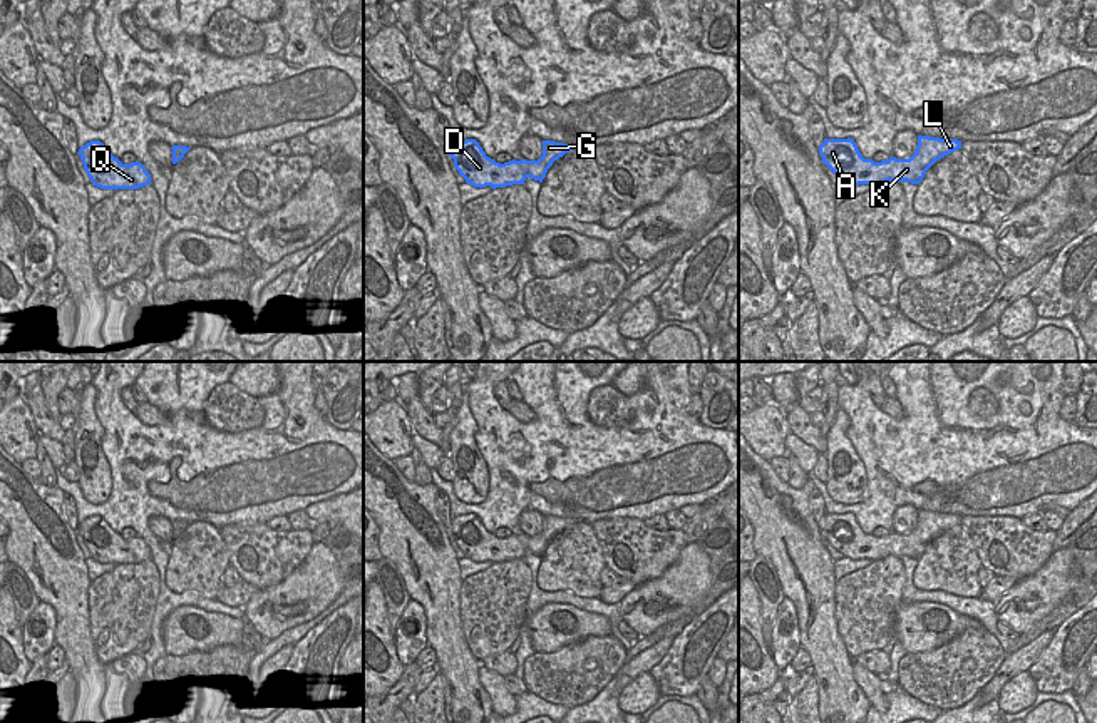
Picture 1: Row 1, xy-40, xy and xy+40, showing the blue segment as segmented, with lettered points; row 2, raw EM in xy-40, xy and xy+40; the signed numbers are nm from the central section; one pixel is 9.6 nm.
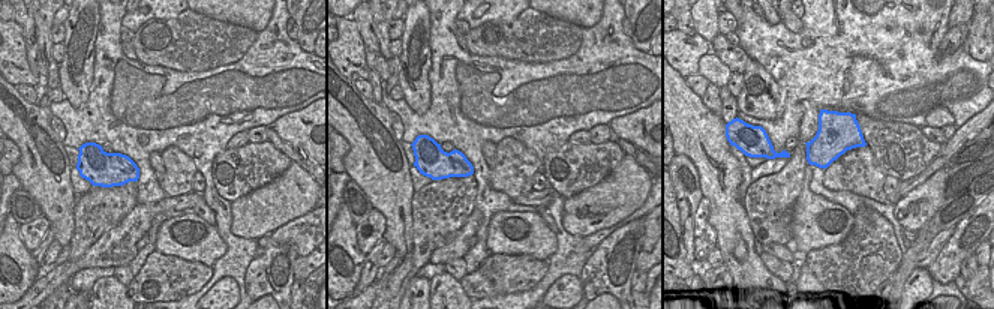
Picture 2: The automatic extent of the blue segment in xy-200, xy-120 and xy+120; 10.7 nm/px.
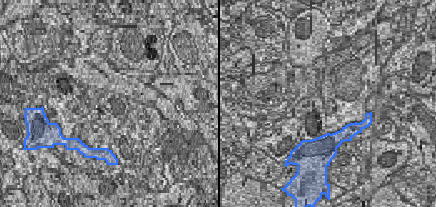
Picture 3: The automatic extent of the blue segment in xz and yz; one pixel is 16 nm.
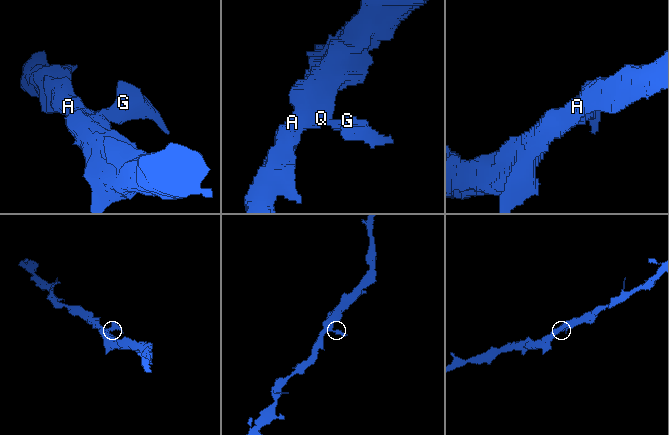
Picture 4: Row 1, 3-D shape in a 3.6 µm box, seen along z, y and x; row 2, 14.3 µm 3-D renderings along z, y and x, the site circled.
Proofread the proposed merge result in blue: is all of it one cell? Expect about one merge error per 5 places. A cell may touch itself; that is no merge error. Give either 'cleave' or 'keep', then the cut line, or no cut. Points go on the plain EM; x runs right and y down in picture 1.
keep | no cut

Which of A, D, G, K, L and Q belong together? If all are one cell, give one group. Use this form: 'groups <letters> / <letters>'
groups A D G K L Q

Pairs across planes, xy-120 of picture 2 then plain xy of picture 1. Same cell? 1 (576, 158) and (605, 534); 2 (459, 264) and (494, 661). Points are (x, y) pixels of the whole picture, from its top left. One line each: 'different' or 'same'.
1: same
2: same

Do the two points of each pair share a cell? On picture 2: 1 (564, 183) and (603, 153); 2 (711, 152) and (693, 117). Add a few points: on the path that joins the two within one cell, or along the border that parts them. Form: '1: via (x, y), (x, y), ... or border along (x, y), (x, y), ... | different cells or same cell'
1: via (573, 174), (585, 162), (594, 162) | same cell
2: via (705, 143), (693, 126) | same cell

